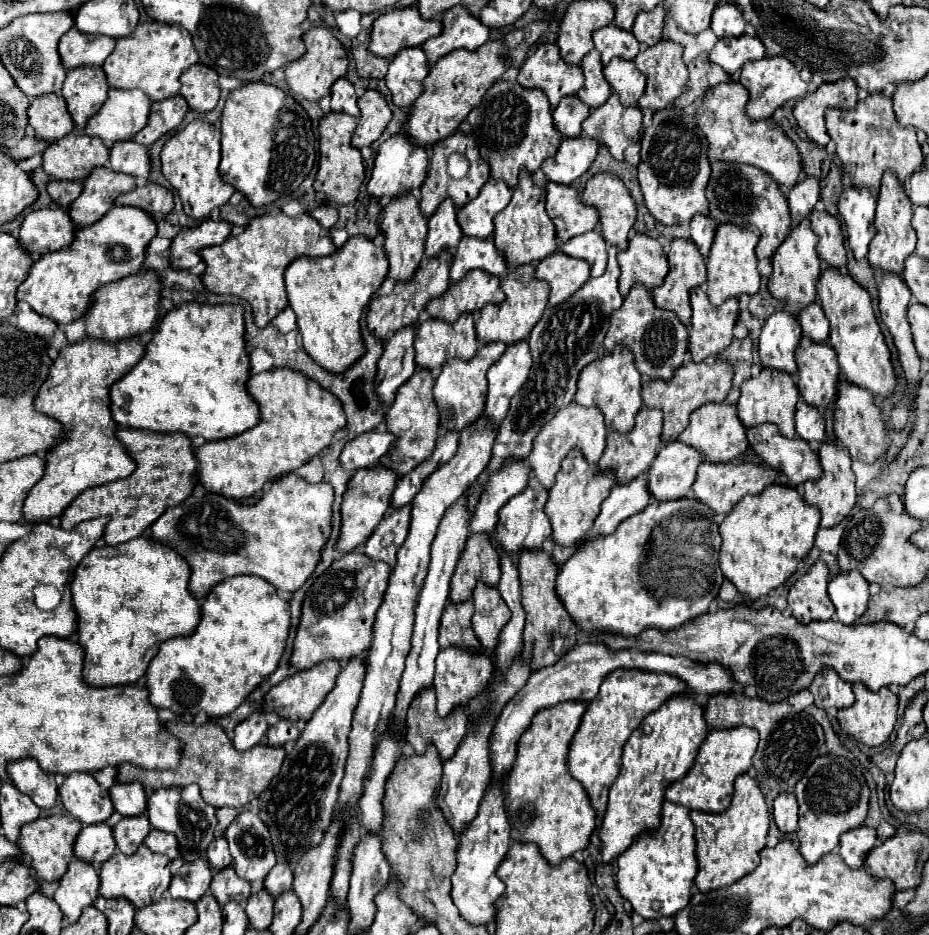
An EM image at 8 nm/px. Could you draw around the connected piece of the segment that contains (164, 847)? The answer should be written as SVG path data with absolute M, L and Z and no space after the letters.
M151 830L149 836L145 838L145 846L153 852L159 852L159 854L165 854L167 858L171 860L177 860L181 858L181 852L179 852L179 842L173 834L169 832L161 832L161 830Z

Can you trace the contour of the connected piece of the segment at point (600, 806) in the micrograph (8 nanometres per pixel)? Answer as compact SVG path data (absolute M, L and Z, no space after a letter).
M615 670L611 672L593 702L589 702L587 712L583 714L581 726L571 742L569 750L569 770L583 784L589 794L589 800L601 820L607 808L607 790L615 782L621 770L623 746L629 740L631 732L643 722L643 718L655 712L665 700L677 694L685 694L685 682L677 676L645 672L645 670Z

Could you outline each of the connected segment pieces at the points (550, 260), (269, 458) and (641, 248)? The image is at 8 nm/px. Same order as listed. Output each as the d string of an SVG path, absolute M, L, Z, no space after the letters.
M553 252L537 264L535 276L551 286L549 304L557 306L589 280L589 264L585 260L565 256L563 252Z
M273 368L251 376L247 388L261 406L261 422L239 436L205 442L195 450L199 460L199 482L209 492L235 500L251 498L267 482L299 470L323 448L327 448L333 434L345 426L341 400L317 382L309 380L303 372Z
M635 234L629 240L627 250L617 254L617 260L621 266L619 292L623 298L633 284L643 284L649 290L661 286L669 268L661 244L645 234Z

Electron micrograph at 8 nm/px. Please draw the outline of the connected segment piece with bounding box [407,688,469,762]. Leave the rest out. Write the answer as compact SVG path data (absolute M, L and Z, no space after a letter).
M429 688L429 692L421 692L421 696L417 700L413 700L413 704L409 706L407 712L407 742L413 746L413 750L417 754L425 754L425 746L433 744L441 756L441 760L449 760L453 758L453 752L459 748L461 740L465 738L469 726L469 718L465 714L463 708L453 710L447 718L439 718L437 710L435 710L435 692L433 688Z

